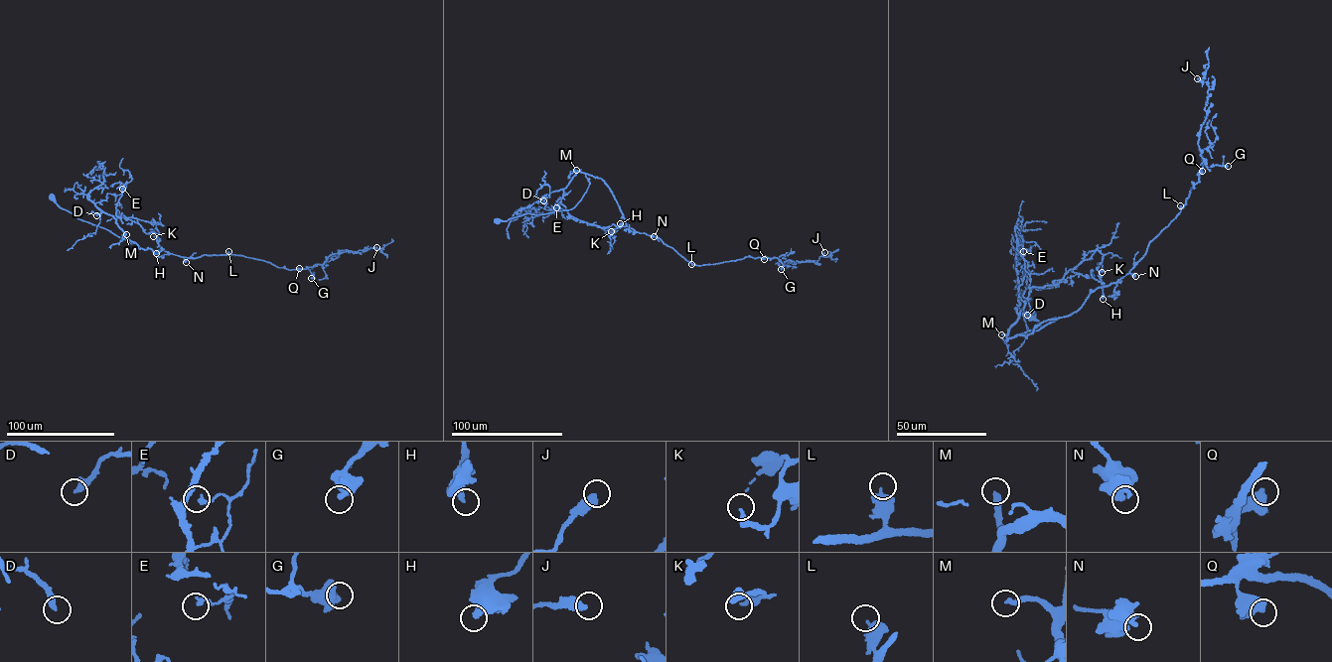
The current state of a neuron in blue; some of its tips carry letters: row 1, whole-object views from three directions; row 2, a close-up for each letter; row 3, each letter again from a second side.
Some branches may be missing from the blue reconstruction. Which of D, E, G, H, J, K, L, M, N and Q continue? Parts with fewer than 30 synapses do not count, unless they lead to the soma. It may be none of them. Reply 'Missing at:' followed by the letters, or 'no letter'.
Missing at: D, M

